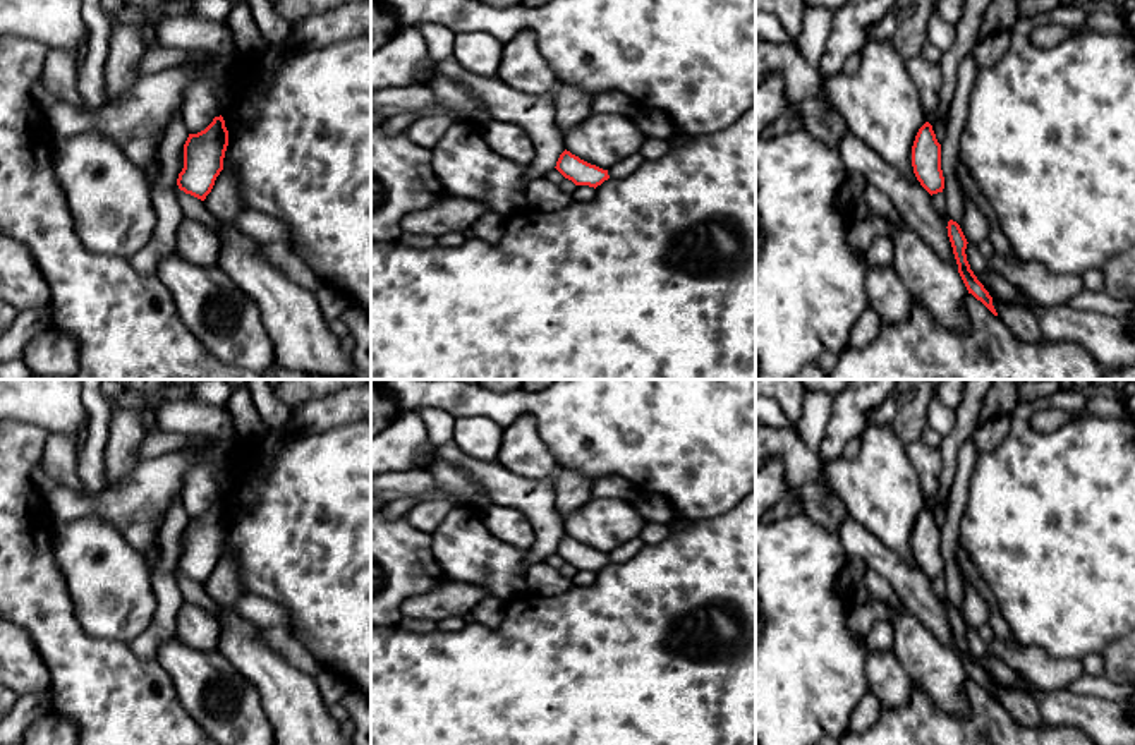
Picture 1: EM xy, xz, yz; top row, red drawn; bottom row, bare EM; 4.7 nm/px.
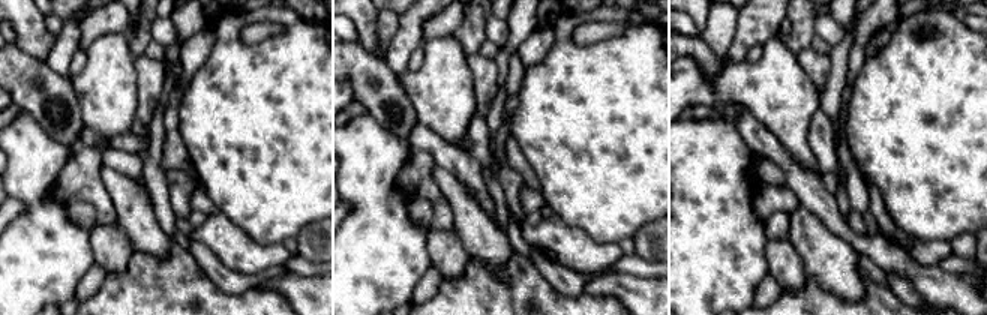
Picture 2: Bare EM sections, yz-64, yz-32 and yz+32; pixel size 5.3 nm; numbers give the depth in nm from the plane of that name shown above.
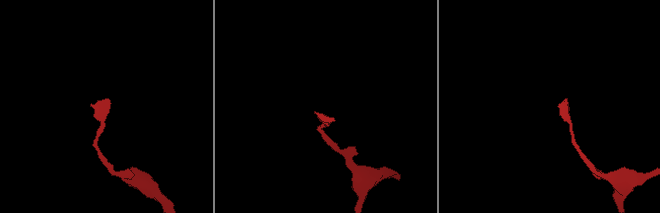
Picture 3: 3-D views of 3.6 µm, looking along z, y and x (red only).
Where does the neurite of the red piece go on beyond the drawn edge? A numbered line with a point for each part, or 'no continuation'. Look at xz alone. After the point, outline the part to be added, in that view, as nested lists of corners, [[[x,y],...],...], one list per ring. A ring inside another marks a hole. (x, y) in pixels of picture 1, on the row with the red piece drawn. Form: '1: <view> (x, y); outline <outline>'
no continuation

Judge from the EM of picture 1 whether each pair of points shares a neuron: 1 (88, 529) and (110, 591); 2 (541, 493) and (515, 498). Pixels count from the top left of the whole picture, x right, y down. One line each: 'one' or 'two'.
1: one
2: one

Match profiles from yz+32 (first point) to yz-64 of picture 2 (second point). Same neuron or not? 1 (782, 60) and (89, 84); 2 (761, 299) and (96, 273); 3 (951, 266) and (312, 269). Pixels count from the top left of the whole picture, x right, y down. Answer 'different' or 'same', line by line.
1: same
2: same
3: same

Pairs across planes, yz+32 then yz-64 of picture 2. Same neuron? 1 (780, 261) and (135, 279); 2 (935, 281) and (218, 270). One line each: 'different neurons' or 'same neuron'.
1: different neurons
2: different neurons

